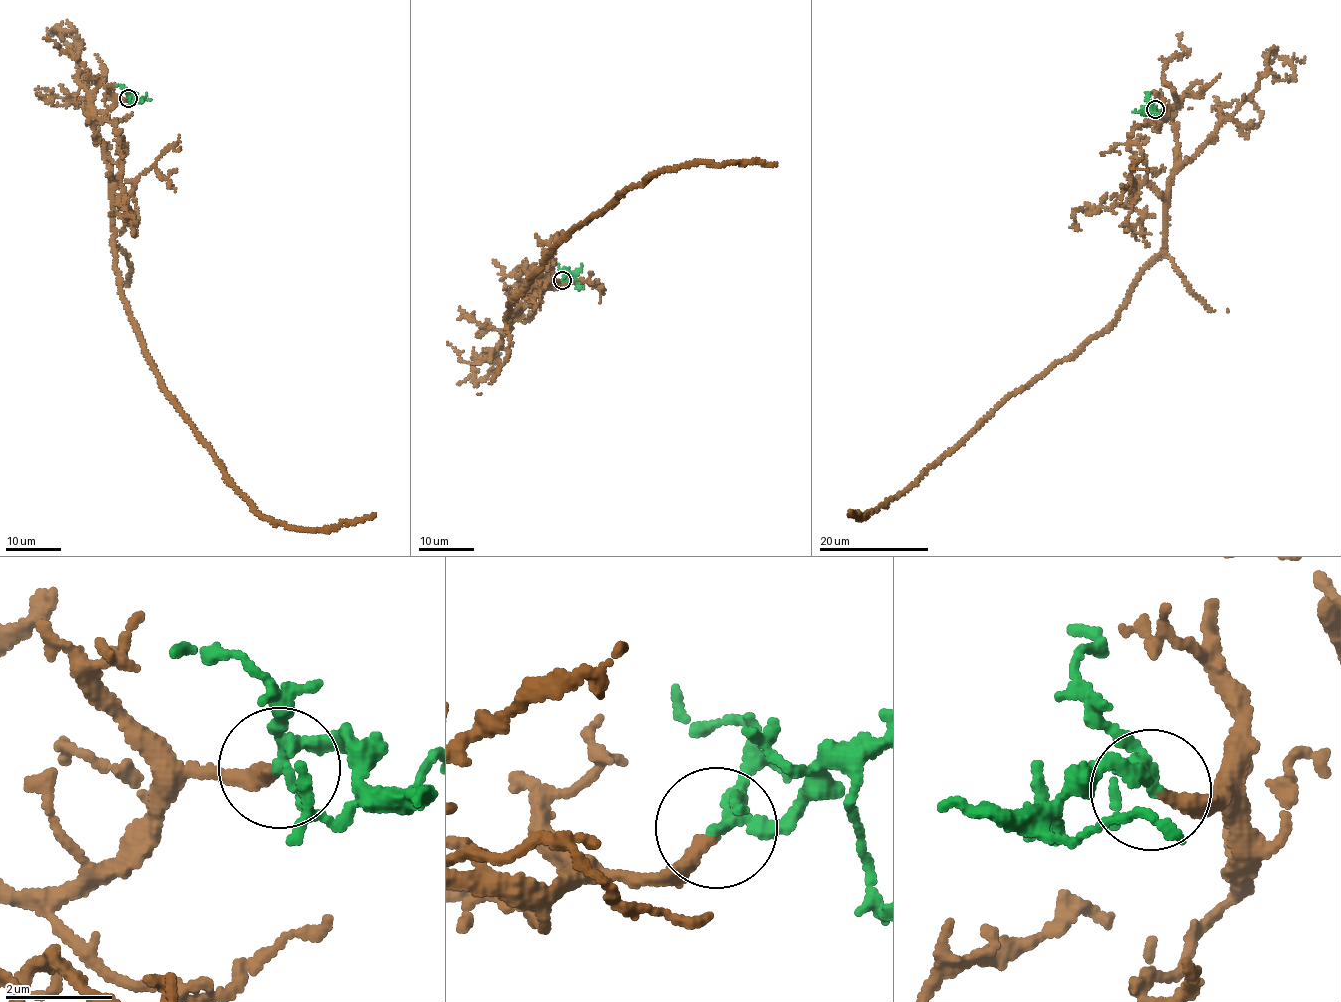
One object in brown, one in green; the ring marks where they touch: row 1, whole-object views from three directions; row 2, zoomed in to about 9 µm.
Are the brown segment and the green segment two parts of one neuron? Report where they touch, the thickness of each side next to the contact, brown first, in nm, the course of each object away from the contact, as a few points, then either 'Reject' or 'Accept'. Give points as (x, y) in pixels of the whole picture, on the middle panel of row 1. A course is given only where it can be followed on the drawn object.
Place: (562, 280). Thickness 260 nm (brown) against 180 nm. Course of brown: (562, 281), (522, 285), (521, 305), (506, 319), (544, 257), (628, 189), (699, 163), (776, 165). Course of green: (562, 279), (575, 274), (580, 289), (582, 287). Accept

